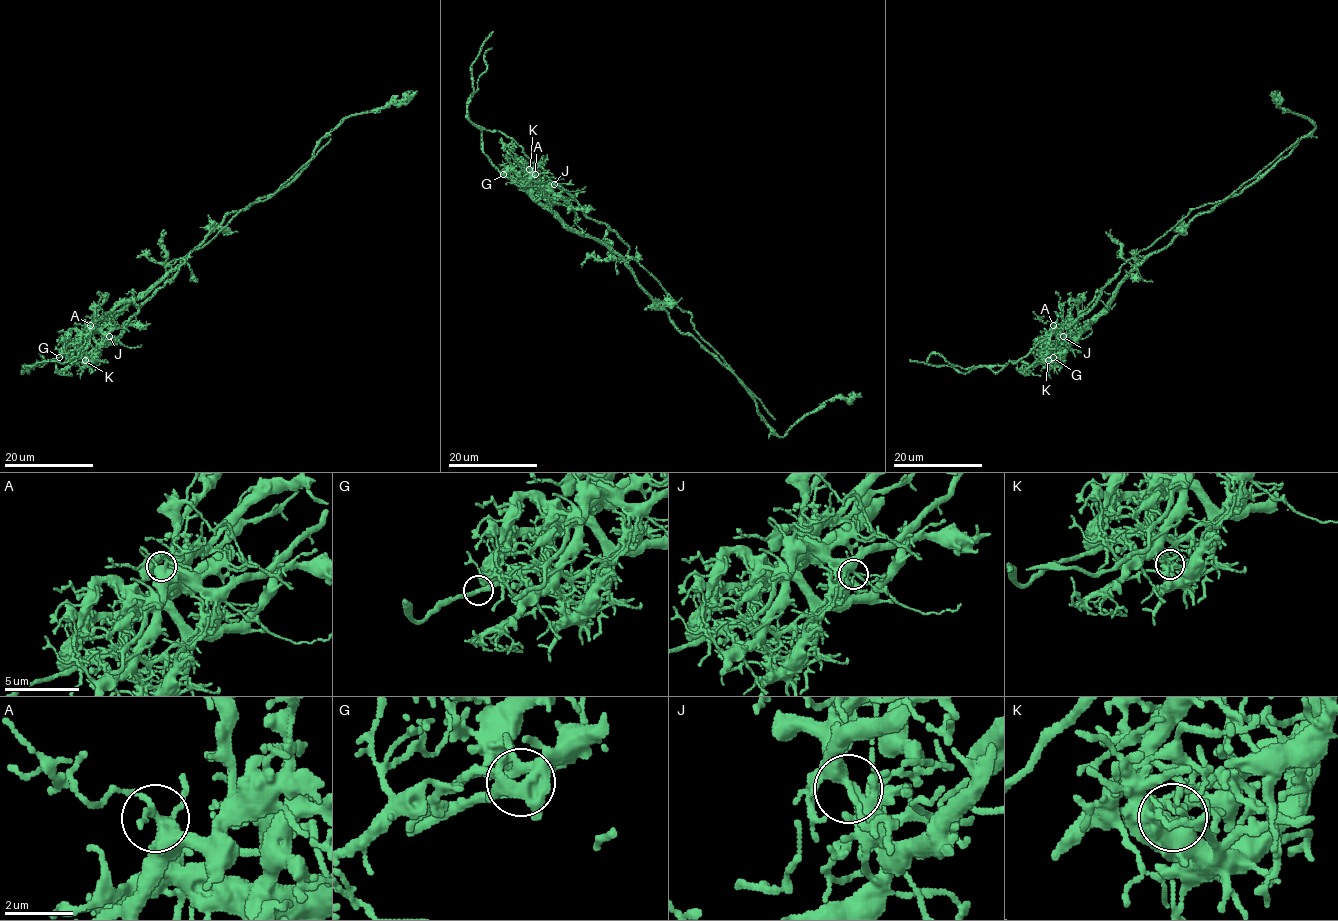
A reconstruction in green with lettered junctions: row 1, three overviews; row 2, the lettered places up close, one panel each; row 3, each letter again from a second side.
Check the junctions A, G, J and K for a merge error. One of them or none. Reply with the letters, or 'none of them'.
K

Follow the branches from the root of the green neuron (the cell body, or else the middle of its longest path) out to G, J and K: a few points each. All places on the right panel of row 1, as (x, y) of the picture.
G: (1149, 254), (1118, 284), (1108, 303), (1053, 357)
J: (1149, 254), (1139, 264), (1129, 259), (1102, 289), (1098, 301), (1064, 329), (1063, 336)
K: (1149, 254), (1118, 284), (1108, 303), (1057, 347), (1047, 360)

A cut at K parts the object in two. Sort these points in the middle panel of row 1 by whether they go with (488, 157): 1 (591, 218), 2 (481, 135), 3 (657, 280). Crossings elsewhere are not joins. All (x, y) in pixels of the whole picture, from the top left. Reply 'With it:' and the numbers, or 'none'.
With it: 2

